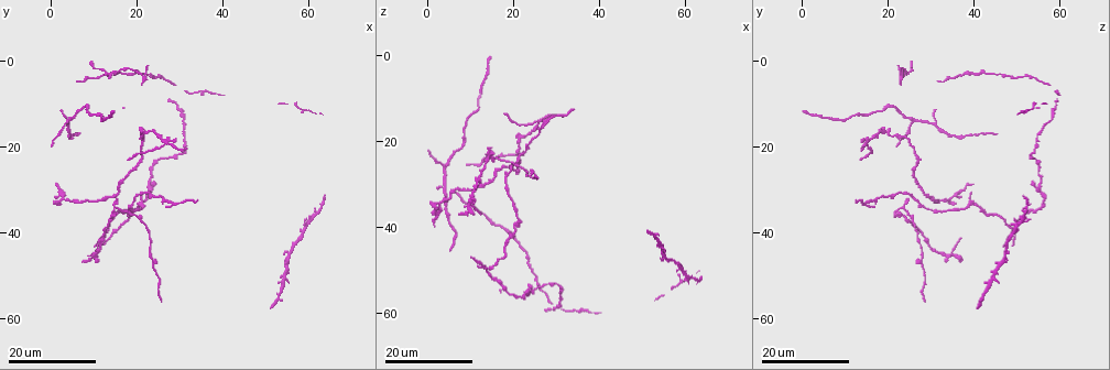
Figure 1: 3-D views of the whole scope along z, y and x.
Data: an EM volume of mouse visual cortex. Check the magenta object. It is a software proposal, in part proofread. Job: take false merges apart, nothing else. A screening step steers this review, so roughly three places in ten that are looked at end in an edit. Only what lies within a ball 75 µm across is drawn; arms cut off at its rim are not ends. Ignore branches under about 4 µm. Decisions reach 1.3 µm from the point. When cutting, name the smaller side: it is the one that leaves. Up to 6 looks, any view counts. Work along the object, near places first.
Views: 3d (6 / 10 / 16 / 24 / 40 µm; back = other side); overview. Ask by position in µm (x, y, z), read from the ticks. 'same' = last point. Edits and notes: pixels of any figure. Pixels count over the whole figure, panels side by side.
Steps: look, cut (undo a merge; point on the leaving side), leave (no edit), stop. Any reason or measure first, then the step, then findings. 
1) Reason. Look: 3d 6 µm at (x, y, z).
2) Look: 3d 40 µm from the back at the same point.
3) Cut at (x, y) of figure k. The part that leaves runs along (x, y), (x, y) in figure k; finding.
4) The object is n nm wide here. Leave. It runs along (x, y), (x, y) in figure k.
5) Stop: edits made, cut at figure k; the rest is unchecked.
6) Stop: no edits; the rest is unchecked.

Sudden change in width. Look: 3d 24 µm at (21.5, 4.0, 23.0).

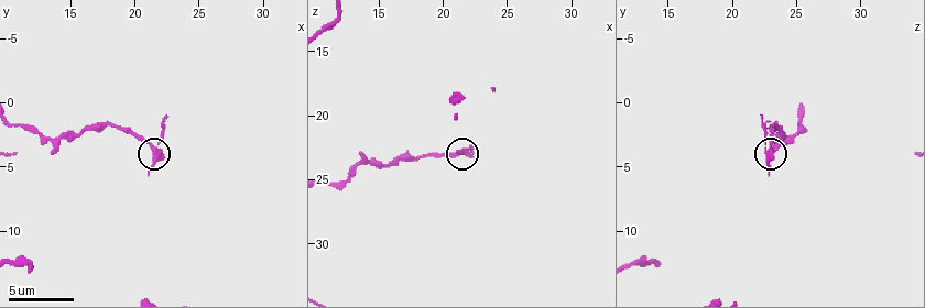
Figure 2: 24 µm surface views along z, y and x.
Look: 3d 10 µm at (21.8, 3.8, 22.8).

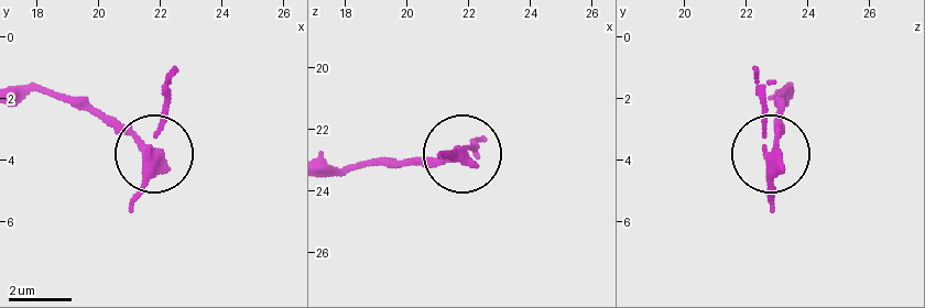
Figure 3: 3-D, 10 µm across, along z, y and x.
Leave. One cell here.

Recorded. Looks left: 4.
Four or more arms meet. Look: 3d 16 µm at (27.0, 19.5, 15.0).

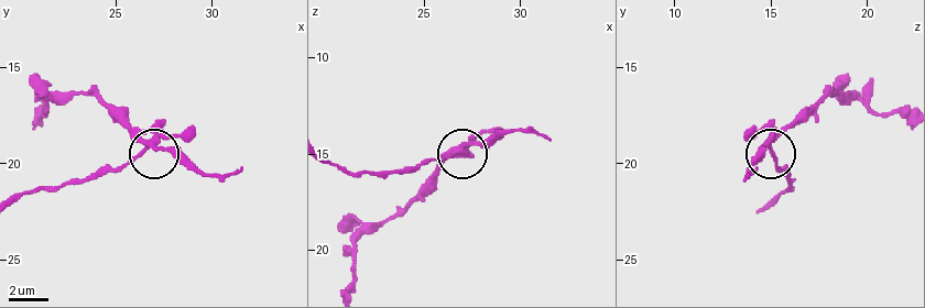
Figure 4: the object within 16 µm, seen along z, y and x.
Zoom in. Look: 3d 10 µm at (26.7, 19.0, 15.0).

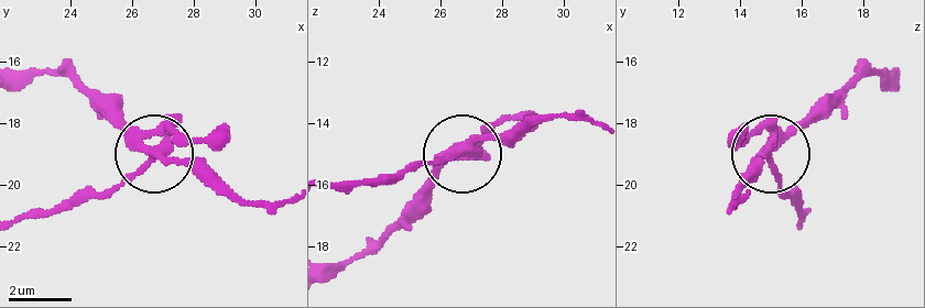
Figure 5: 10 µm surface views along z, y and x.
4 arms meet here. Cut at (126, 174) of figure 5. The part that leaves runs along (161, 152), (108, 188), (21, 215) in figure 5; a second cell is stuck on.

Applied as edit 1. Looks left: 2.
Stop: edits made, cut at figure 5; the rest is unchecked.

